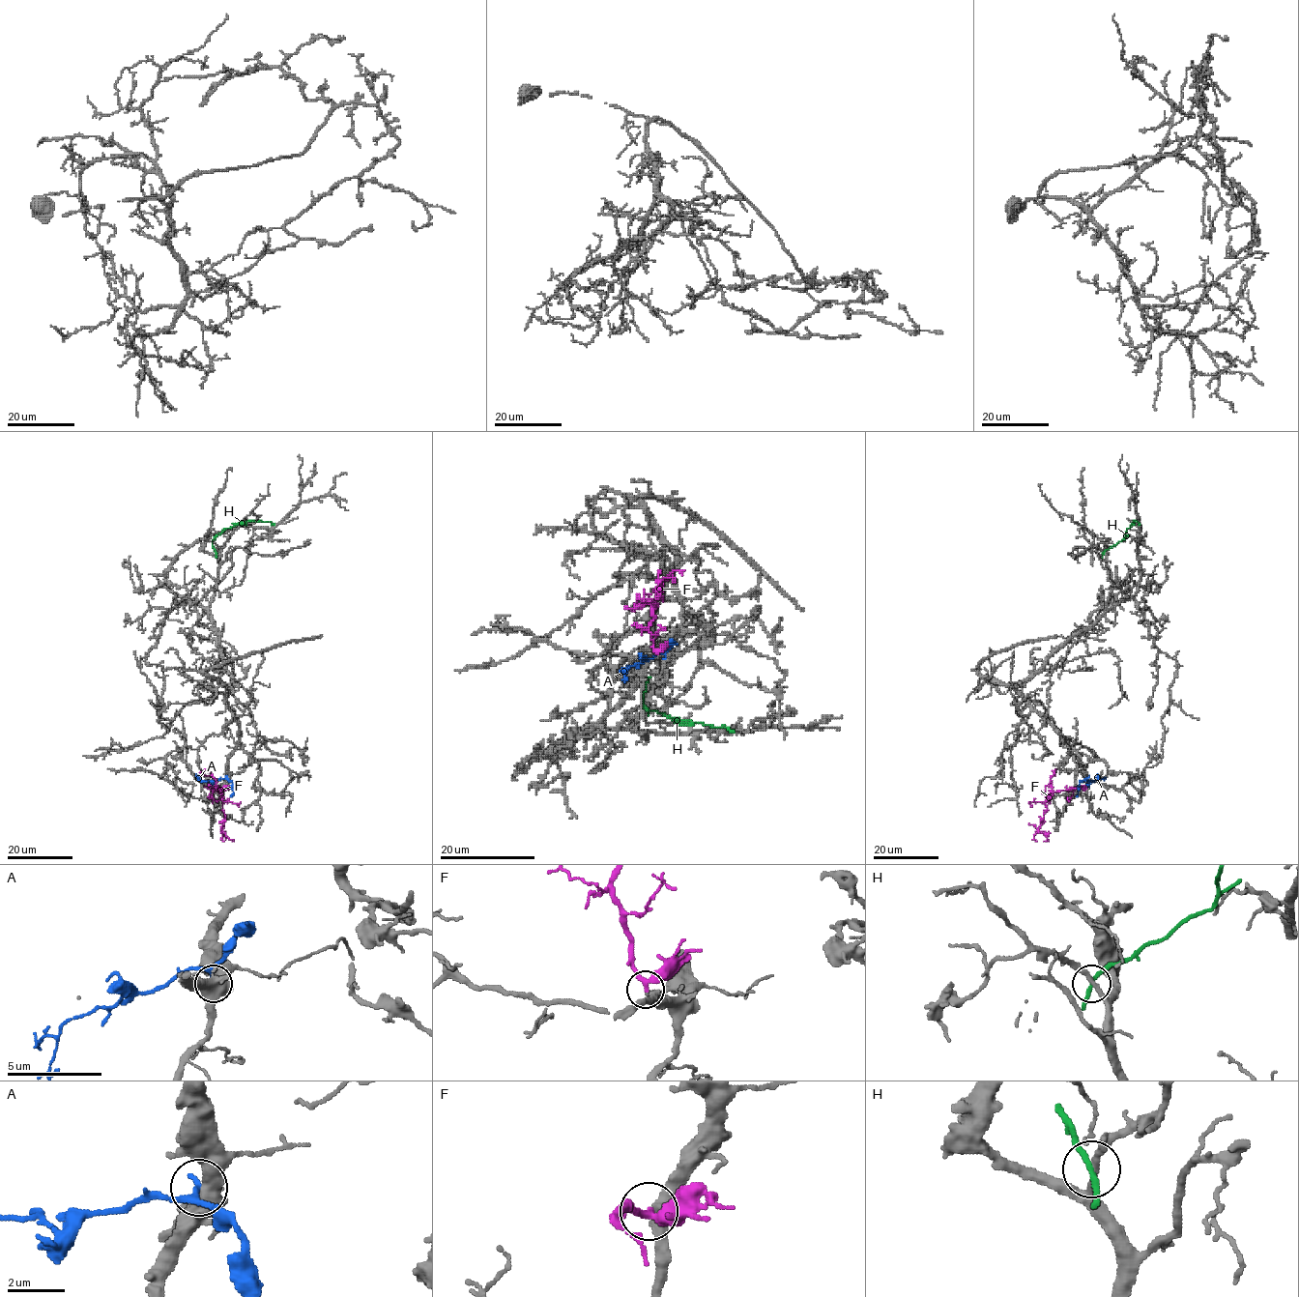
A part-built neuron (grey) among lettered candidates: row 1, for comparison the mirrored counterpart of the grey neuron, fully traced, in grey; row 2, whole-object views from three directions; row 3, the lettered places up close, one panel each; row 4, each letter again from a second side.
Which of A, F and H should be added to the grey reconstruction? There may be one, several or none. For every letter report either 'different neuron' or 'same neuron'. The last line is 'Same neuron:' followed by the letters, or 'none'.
A: different neuron
F: same neuron
H: different neuron
Same neuron: F

